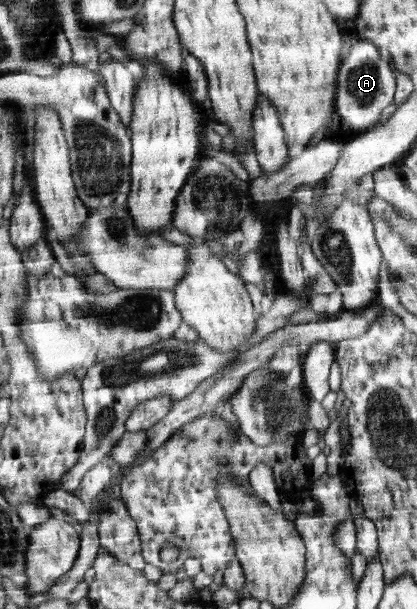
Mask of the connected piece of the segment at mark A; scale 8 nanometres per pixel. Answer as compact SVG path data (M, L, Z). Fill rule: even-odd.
M356 36L355 43L347 47L343 64L339 69L340 81L338 81L338 113L342 121L356 129L369 129L374 127L382 119L382 113L386 107L395 103L397 92L396 71L390 67L382 55L379 47L366 39Z

